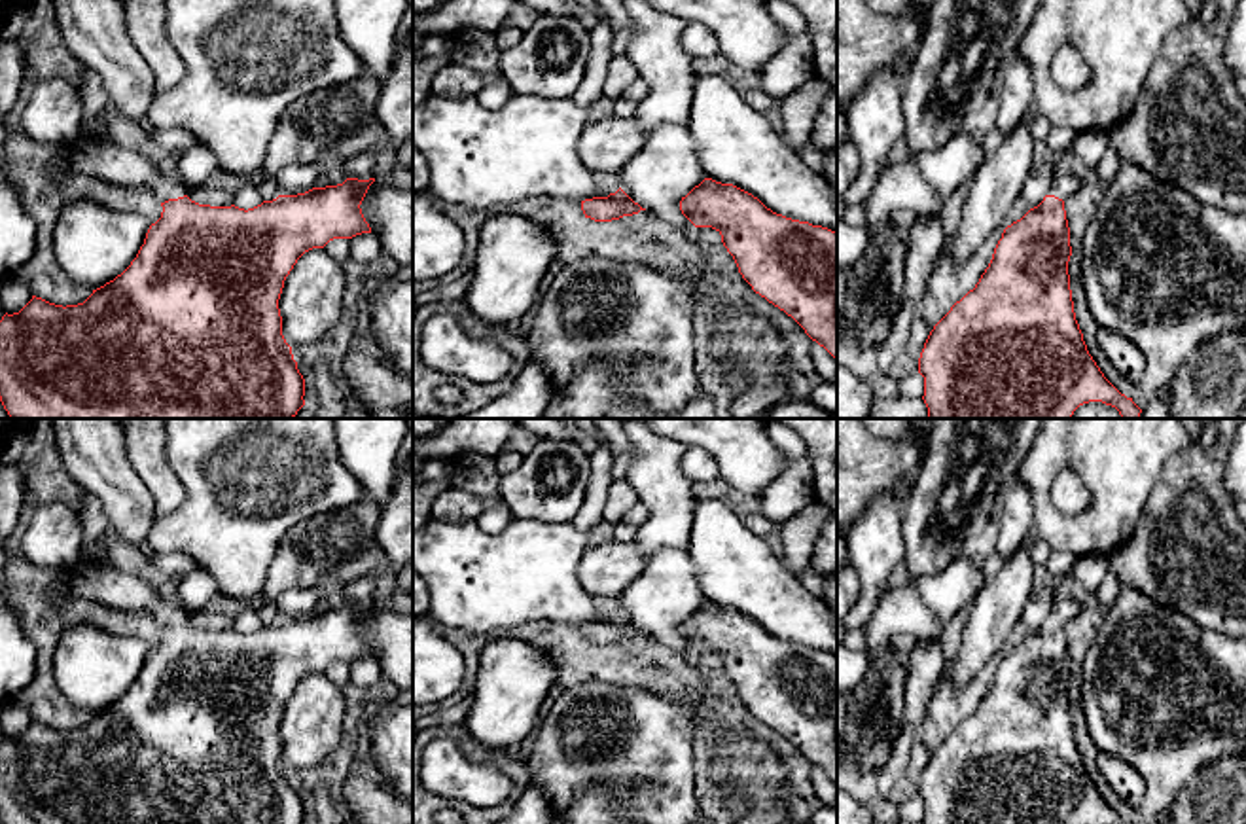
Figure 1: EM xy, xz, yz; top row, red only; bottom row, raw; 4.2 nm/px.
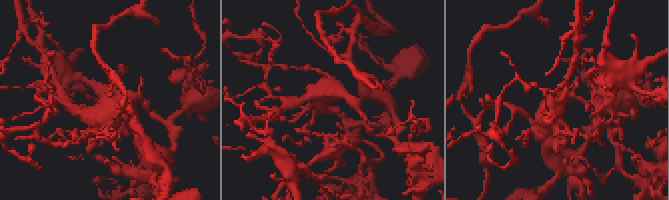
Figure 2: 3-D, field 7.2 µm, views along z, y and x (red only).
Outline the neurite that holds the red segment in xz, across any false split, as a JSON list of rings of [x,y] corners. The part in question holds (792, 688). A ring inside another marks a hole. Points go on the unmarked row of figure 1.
[[[704,602],[680,625],[695,652],[712,652],[756,718],[792,741],[837,784],[837,655],[786,642],[752,618]]]

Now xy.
[[[78,563],[68,574],[68,585],[70,593],[76,597],[123,612],[142,612],[144,616],[153,618],[161,625],[163,636],[161,642],[150,650],[144,669],[140,671],[131,690],[114,705],[93,714],[93,718],[83,727],[62,731],[32,720],[32,724],[19,737],[6,737],[2,741],[0,824],[303,824],[305,803],[297,794],[292,771],[282,760],[278,724],[284,712],[284,705],[305,676],[312,672],[324,672],[333,663],[352,663],[362,657],[371,657],[371,652],[365,646],[360,629],[375,602],[347,602],[337,610],[312,612],[297,619],[278,619],[273,625],[263,625],[261,629],[244,635],[235,629],[210,631],[191,625],[186,619],[186,610],[180,606],[174,595],[165,597],[151,589],[146,582],[138,580],[134,574],[119,570],[112,564]]]

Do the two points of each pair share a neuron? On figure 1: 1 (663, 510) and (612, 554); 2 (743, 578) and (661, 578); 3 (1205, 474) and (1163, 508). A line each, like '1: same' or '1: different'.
1: different
2: different
3: same

